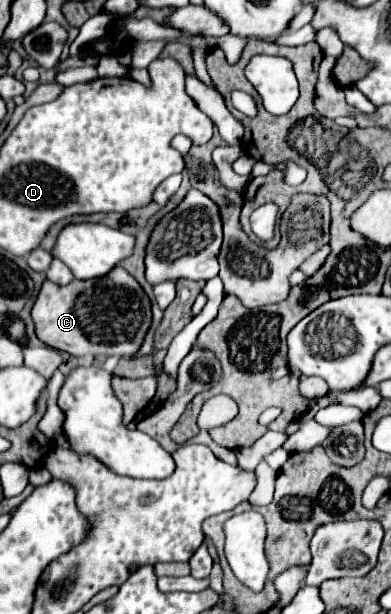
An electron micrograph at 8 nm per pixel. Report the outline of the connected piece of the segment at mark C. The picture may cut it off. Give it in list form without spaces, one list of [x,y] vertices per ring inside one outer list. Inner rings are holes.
[[[119,266],[103,280],[73,280],[67,286],[45,280],[31,316],[37,336],[59,352],[77,358],[103,354],[133,358],[143,346],[145,334],[151,326],[151,300],[139,282]]]

